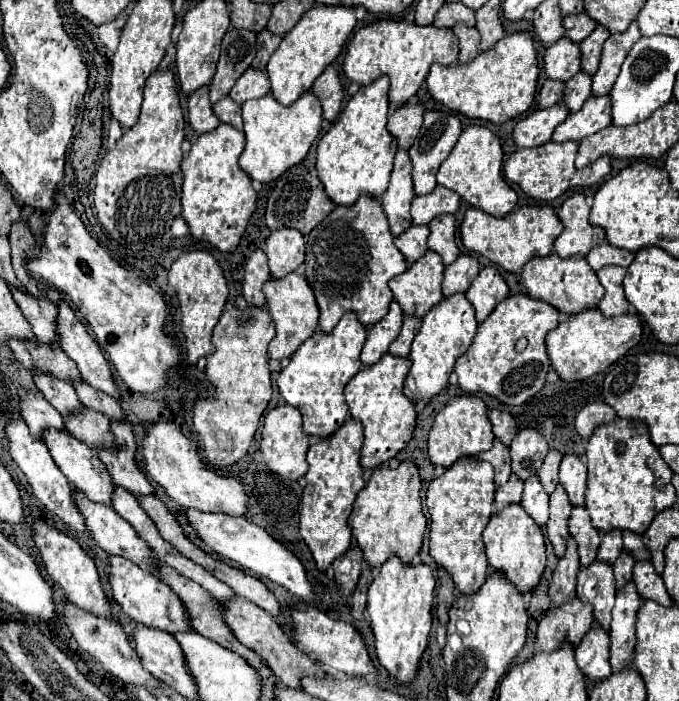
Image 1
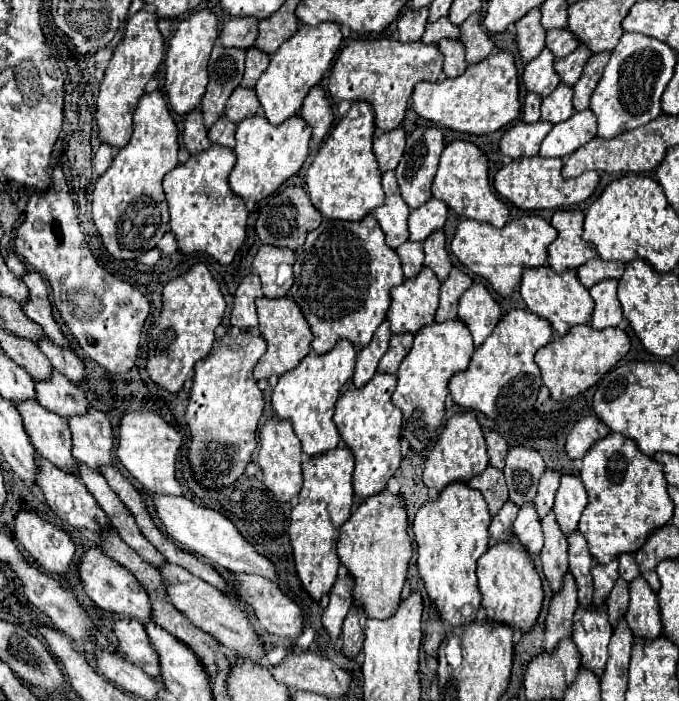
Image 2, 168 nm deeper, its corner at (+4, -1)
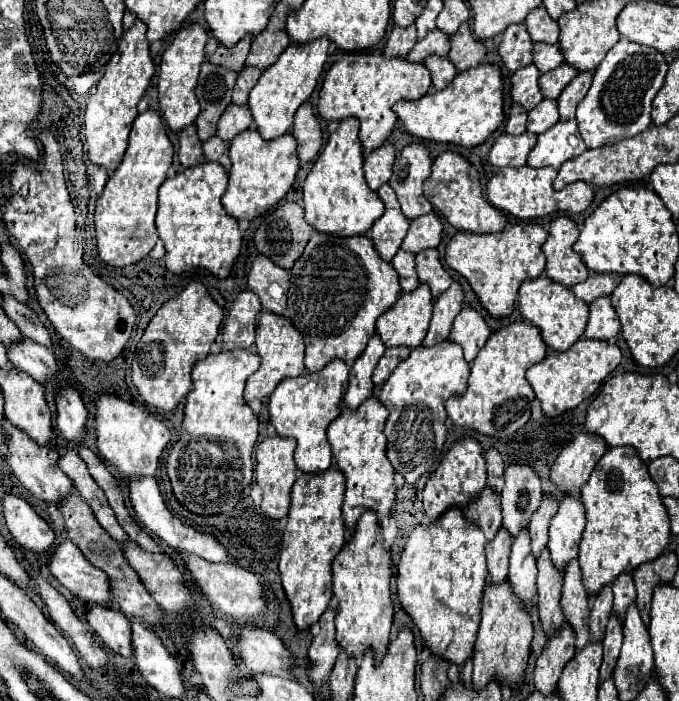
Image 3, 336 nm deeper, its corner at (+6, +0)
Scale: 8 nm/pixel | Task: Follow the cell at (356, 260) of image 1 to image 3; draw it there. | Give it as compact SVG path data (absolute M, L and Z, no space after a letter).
M313 230L309 244L305 246L295 266L289 270L289 276L291 276L289 280L291 286L287 292L289 298L287 298L285 318L291 320L291 324L299 330L299 334L305 340L307 372L317 372L335 358L341 358L347 364L353 364L363 354L369 338L375 334L377 318L387 308L391 308L401 296L397 272L393 270L391 264L381 262L381 258L377 258L377 252L373 250L369 236L331 238L331 234L317 234L317 230Z

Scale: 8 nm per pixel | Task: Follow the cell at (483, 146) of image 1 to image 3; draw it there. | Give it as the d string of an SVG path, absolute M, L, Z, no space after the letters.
M443 152L441 156L437 156L437 160L433 162L433 172L423 184L423 192L425 198L433 204L433 208L441 212L455 230L465 230L475 234L495 234L501 232L507 224L503 212L495 210L495 206L491 206L483 198L477 170L463 156L455 152Z

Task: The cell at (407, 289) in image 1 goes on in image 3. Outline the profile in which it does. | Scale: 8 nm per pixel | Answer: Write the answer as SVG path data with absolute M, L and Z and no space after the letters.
M419 284L417 290L403 294L385 314L377 320L377 336L387 348L421 346L429 320L431 320L433 300L425 284Z

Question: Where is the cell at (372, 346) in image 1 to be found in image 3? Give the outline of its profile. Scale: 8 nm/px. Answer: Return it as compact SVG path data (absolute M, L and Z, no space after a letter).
M373 336L365 348L365 352L355 360L355 364L349 370L349 388L345 394L345 404L349 410L357 410L367 398L373 396L373 382L371 374L383 356L385 346L379 342L377 336Z

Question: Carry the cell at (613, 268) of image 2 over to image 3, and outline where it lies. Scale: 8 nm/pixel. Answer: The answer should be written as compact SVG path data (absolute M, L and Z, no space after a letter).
M589 274L585 282L579 282L577 286L573 286L573 294L585 304L591 304L601 296L611 296L613 288L619 282L621 278L617 278L617 274Z

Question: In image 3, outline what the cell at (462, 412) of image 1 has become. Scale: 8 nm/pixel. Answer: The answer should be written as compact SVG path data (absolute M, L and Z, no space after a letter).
M465 438L455 442L449 452L443 454L439 468L429 476L423 490L423 510L431 522L435 522L443 512L451 508L463 510L473 498L477 498L485 488L485 458L481 446L473 438Z

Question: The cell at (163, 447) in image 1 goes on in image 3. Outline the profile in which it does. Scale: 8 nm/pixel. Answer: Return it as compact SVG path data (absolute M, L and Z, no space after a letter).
M103 394L95 400L95 434L97 434L97 450L99 454L113 466L117 466L123 474L149 474L153 476L159 464L159 456L167 442L171 440L171 432L167 426L147 414L145 410L117 398L111 394Z

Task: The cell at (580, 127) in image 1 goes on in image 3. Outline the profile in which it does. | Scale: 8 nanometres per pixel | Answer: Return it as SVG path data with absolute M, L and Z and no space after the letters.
M557 122L549 132L537 136L537 146L531 150L527 166L531 168L561 168L563 162L583 154L587 150L585 142L577 134L577 122Z

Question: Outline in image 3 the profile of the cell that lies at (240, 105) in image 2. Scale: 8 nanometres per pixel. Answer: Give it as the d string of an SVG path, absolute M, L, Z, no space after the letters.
M227 106L225 114L221 116L219 124L217 124L217 136L225 142L231 142L237 134L241 134L243 130L251 128L253 118L249 114L247 106Z

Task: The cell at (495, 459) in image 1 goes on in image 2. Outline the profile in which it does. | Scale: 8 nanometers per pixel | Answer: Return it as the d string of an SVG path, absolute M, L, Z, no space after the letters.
M487 465L487 471L483 471L481 475L475 475L469 481L469 487L475 487L475 489L479 489L483 493L483 497L487 499L491 515L495 515L509 497L503 471L493 467L493 465Z

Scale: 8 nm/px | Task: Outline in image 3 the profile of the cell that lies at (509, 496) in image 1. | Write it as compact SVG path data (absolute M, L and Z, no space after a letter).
M503 530L497 532L497 538L487 544L487 568L489 568L489 580L493 584L501 584L507 578L507 562L509 562L509 550L513 540L509 540Z

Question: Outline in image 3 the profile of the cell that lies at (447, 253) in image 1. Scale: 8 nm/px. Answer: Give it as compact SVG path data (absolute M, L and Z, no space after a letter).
M435 248L433 250L423 250L421 254L415 256L415 270L417 270L419 280L429 286L433 300L437 300L439 294L443 294L447 290L447 286L453 282L451 276L441 266L439 254L437 254Z

